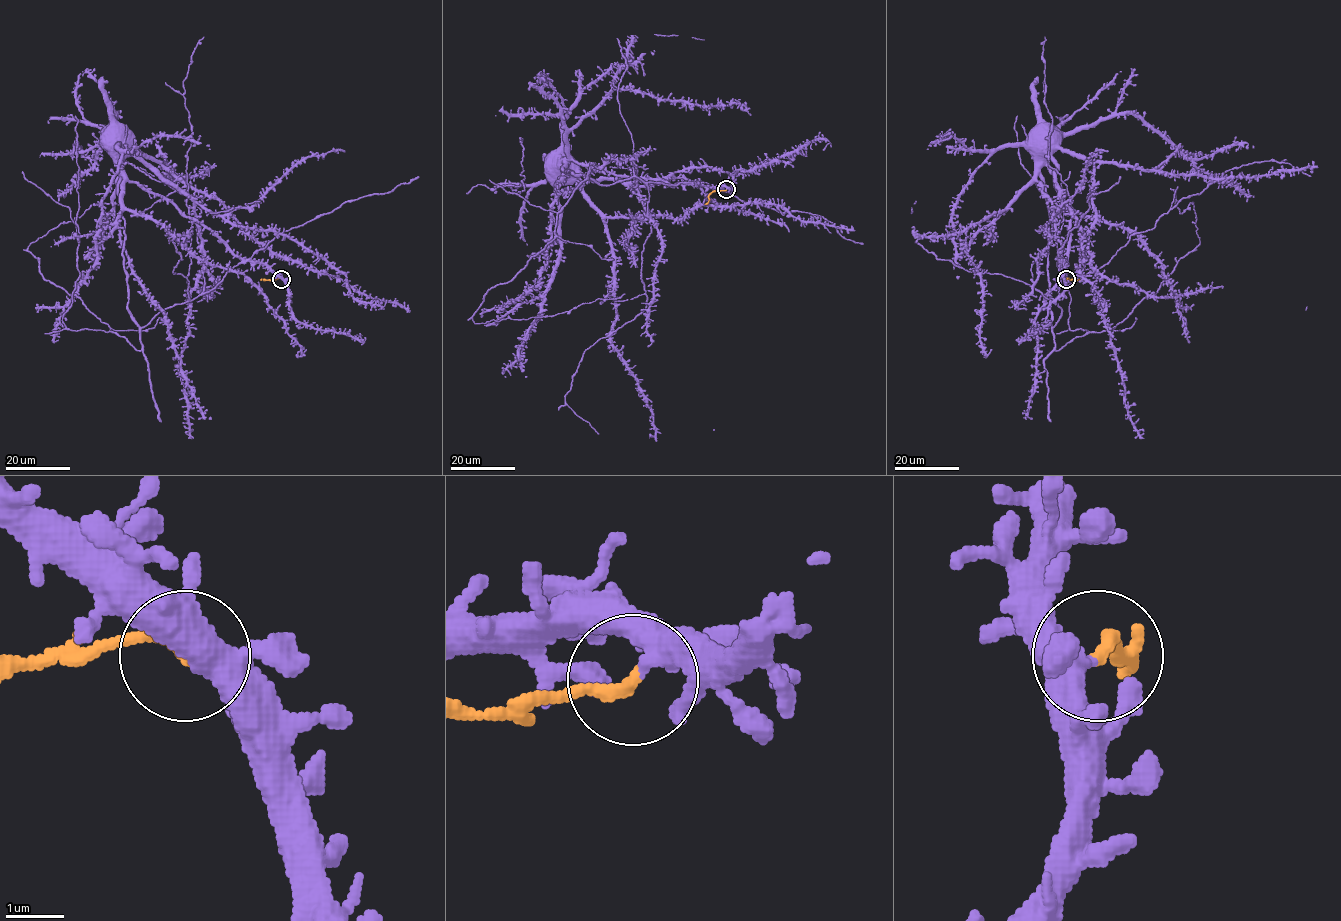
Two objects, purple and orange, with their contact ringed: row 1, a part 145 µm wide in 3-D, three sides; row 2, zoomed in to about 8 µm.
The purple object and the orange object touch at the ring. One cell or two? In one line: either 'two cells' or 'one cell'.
two cells

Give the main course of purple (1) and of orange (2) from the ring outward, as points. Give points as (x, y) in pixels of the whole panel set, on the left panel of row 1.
1: (281, 279), (261, 263), (237, 258), (213, 233), (169, 201), (132, 182), (121, 159), (108, 145), (108, 138)
2: (281, 279), (260, 279)

